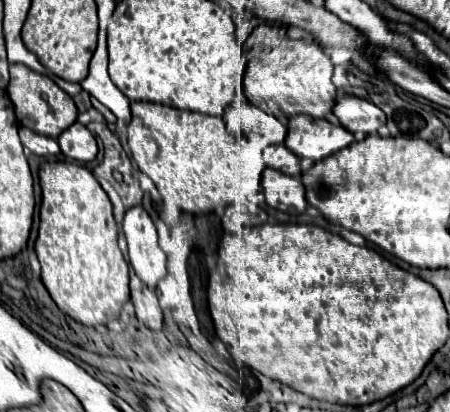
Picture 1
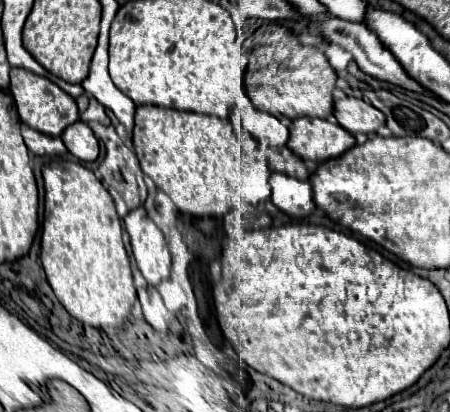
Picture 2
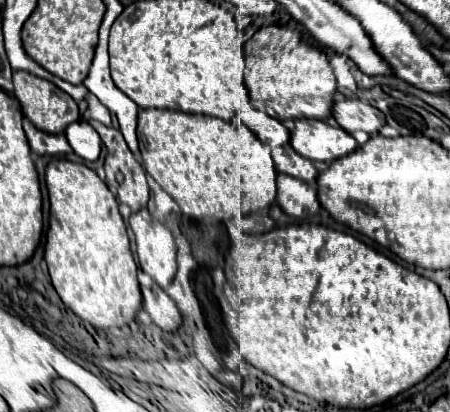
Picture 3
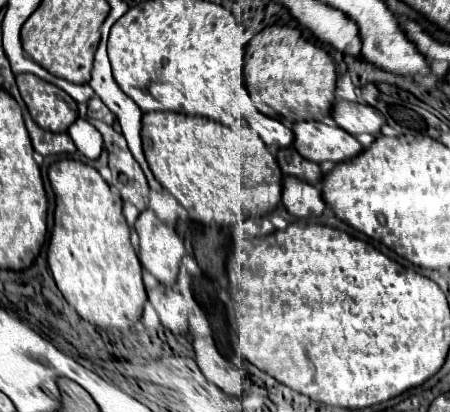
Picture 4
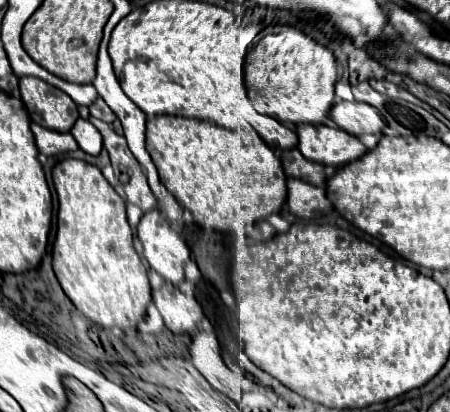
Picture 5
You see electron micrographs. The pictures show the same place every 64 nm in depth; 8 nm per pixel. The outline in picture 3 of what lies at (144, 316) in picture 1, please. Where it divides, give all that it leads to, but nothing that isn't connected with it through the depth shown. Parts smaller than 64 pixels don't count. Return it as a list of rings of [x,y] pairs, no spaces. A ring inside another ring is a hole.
[[[142,286],[144,308],[152,316],[152,320],[166,332],[176,332],[182,326],[182,312],[176,302],[158,286]]]

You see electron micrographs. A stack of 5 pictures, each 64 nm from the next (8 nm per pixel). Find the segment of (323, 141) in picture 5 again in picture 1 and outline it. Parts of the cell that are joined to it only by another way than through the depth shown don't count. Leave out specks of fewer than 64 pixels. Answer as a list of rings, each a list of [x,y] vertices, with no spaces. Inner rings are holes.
[[[294,116],[288,122],[286,148],[298,158],[310,158],[312,162],[324,160],[340,148],[354,142],[354,136],[340,124],[330,124],[322,118]]]

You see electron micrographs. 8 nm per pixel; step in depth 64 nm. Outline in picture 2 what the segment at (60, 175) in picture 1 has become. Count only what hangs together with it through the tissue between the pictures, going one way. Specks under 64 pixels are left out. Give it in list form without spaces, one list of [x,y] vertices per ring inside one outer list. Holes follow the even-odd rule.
[[[70,160],[48,162],[42,170],[42,176],[44,176],[46,200],[44,200],[40,260],[56,298],[76,320],[88,326],[102,328],[102,326],[124,324],[132,312],[132,306],[136,304],[136,288],[132,278],[130,256],[122,242],[122,222],[116,214],[116,206],[110,192],[94,176],[94,172]]]

